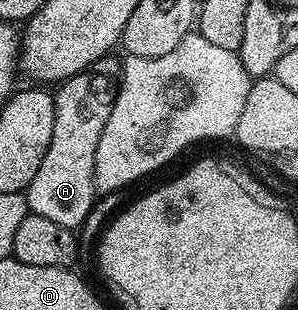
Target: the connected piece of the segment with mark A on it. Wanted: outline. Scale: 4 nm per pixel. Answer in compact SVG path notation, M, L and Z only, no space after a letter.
M116 56L101 57L89 68L79 71L79 75L68 77L67 80L60 82L53 93L53 102L55 103L55 131L51 135L51 143L47 143L47 155L43 155L43 163L39 163L39 171L35 171L35 179L31 179L28 189L25 190L25 201L29 205L29 212L35 215L43 215L43 219L51 219L54 223L59 223L63 227L76 230L77 225L81 225L89 217L89 212L93 209L93 200L99 197L95 187L95 151L99 151L99 135L103 135L103 127L107 127L107 119L111 115L111 107L117 98L117 87L121 83L122 62L116 61Z

